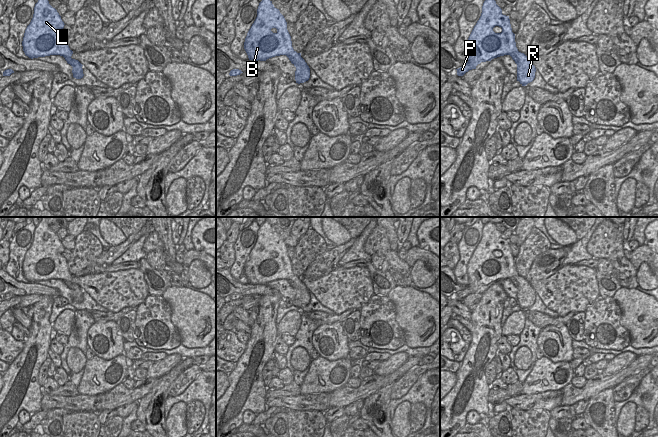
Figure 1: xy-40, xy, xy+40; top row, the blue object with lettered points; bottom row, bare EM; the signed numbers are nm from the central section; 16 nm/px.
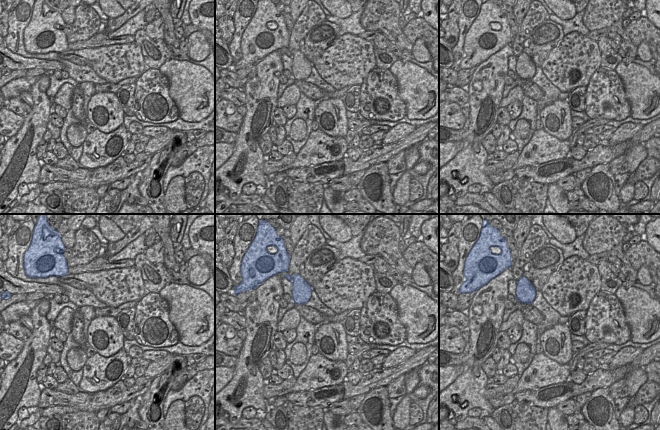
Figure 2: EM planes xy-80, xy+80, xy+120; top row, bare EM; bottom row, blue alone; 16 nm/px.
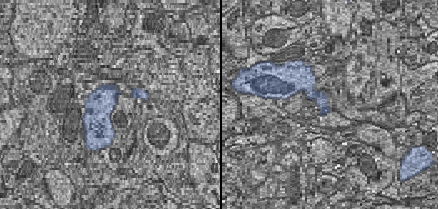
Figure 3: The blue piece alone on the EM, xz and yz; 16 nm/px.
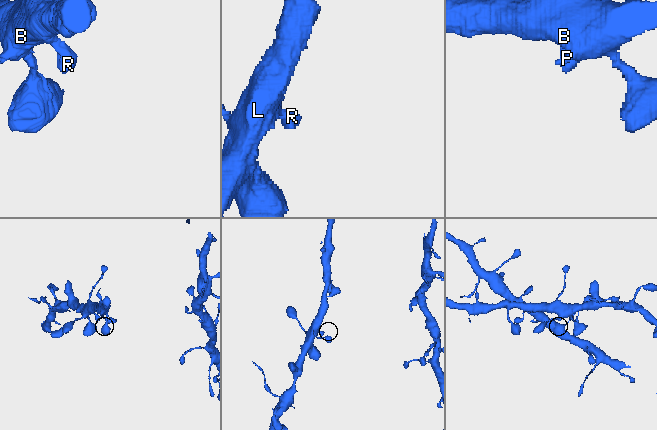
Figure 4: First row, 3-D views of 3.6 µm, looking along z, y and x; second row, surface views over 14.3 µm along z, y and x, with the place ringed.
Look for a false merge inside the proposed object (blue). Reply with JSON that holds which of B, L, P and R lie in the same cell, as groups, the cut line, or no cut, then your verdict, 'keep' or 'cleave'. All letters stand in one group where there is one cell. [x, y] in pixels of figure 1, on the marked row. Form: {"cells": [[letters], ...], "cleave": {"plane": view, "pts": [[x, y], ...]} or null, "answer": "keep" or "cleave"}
{"cells": [["B", "L", "P", "R"]], "cleave": null, "answer": "keep"}

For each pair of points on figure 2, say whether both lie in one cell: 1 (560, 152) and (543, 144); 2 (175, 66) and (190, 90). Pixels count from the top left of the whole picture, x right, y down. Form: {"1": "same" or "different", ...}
{"1": "same", "2": "same"}

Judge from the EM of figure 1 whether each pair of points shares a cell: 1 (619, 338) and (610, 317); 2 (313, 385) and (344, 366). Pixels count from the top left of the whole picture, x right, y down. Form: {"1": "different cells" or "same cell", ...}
{"1": "same cell", "2": "same cell"}

